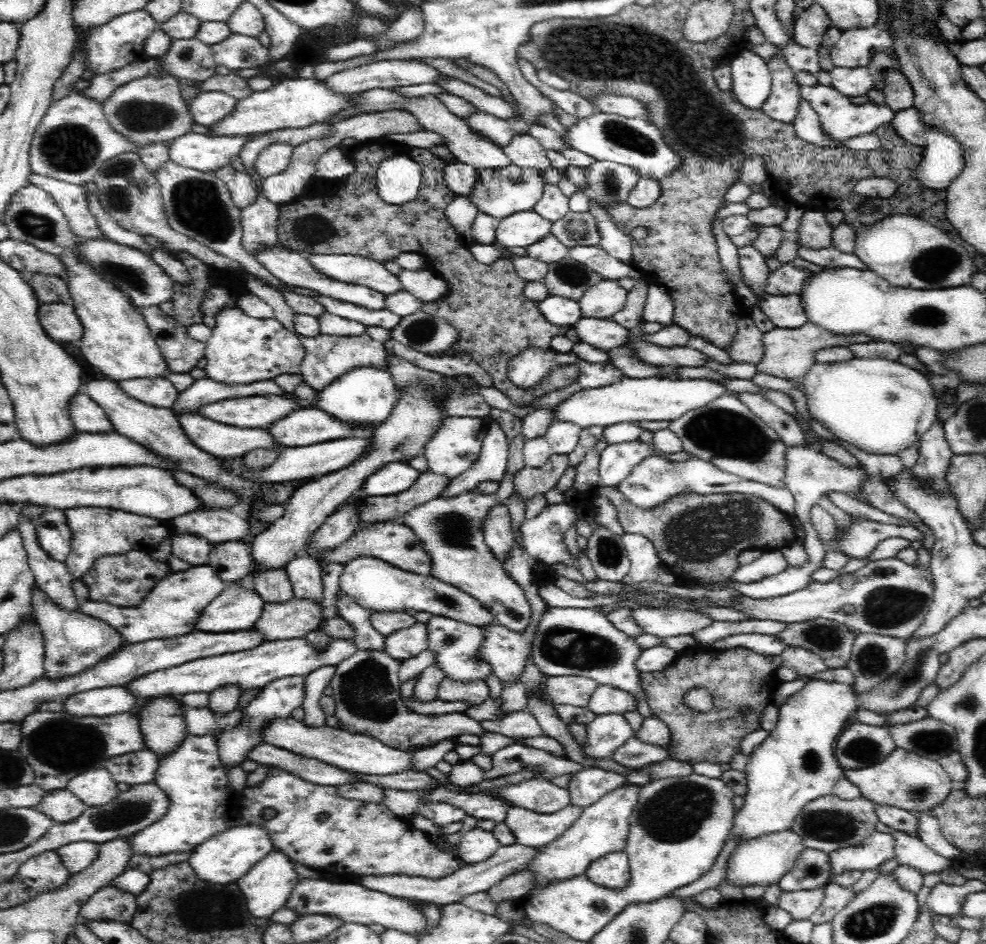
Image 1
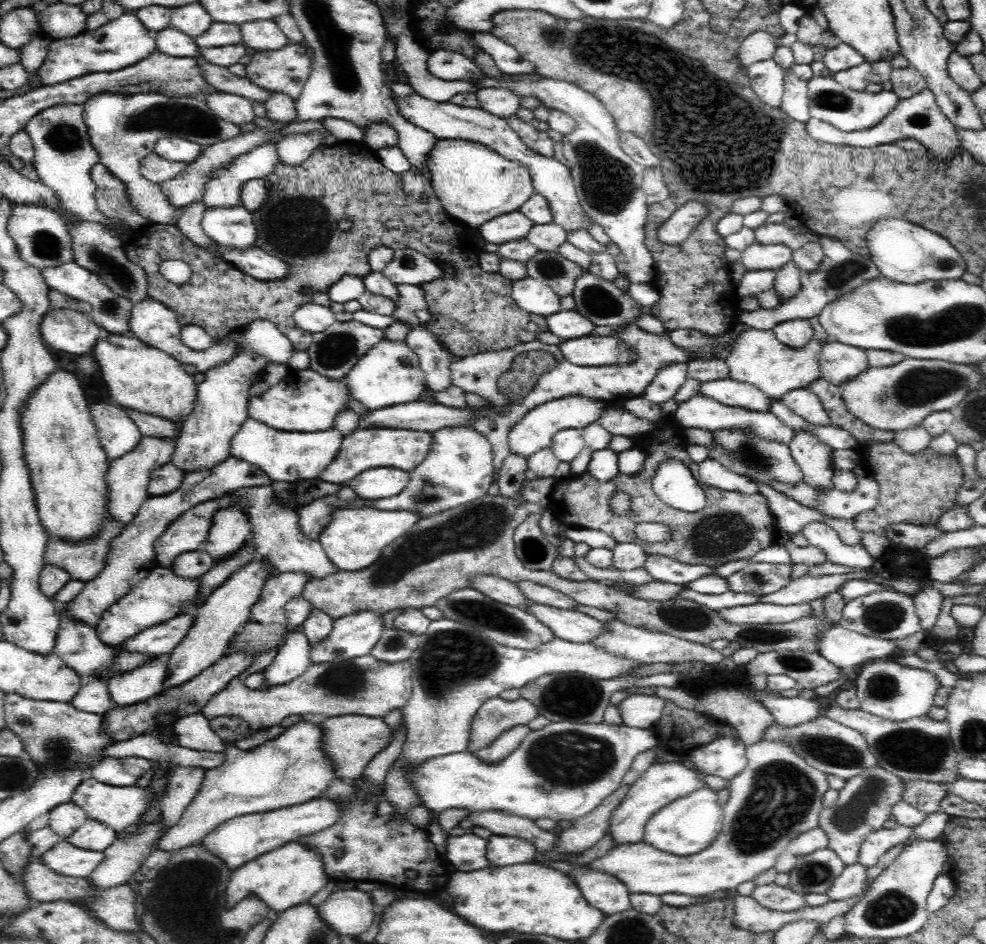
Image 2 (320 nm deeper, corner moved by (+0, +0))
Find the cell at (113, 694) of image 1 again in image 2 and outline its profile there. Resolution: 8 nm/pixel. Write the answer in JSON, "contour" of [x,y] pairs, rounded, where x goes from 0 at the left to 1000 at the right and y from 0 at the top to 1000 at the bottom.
{"contour":[[[170,695],[156,696],[142,706],[109,720],[112,737],[119,748],[132,748],[165,733]]]}

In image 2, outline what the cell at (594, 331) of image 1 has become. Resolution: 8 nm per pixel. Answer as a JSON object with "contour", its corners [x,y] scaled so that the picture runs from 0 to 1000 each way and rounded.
{"contour":[[[568,328],[563,333],[558,333],[558,336],[552,336],[555,350],[569,360],[578,360],[582,358],[590,358],[601,354],[603,345],[580,328]]]}

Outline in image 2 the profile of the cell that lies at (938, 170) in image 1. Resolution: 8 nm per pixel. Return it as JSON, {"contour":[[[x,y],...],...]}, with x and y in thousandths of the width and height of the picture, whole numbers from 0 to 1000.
{"contour":[[[941,93],[933,96],[923,104],[915,104],[890,131],[876,138],[854,139],[846,132],[823,125],[817,131],[819,142],[829,149],[843,154],[869,155],[870,157],[886,157],[895,153],[903,153],[910,148],[928,146],[934,150],[945,165],[966,169],[966,165],[974,159],[974,149],[970,145],[971,136],[963,129],[948,105],[948,100]]]}

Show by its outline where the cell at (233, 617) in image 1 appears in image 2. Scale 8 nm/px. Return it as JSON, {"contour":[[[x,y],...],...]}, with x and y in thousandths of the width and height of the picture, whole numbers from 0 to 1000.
{"contour":[[[197,649],[181,650],[168,659],[150,663],[136,671],[136,674],[130,674],[117,688],[155,696],[170,695],[187,676],[191,665],[195,663],[195,657],[197,657]]]}

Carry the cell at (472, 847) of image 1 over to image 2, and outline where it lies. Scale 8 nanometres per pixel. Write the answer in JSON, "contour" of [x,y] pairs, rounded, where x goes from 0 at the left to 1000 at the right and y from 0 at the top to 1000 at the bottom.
{"contour":[[[481,882],[456,886],[450,912],[462,923],[479,924],[496,918],[493,910],[493,889]]]}

